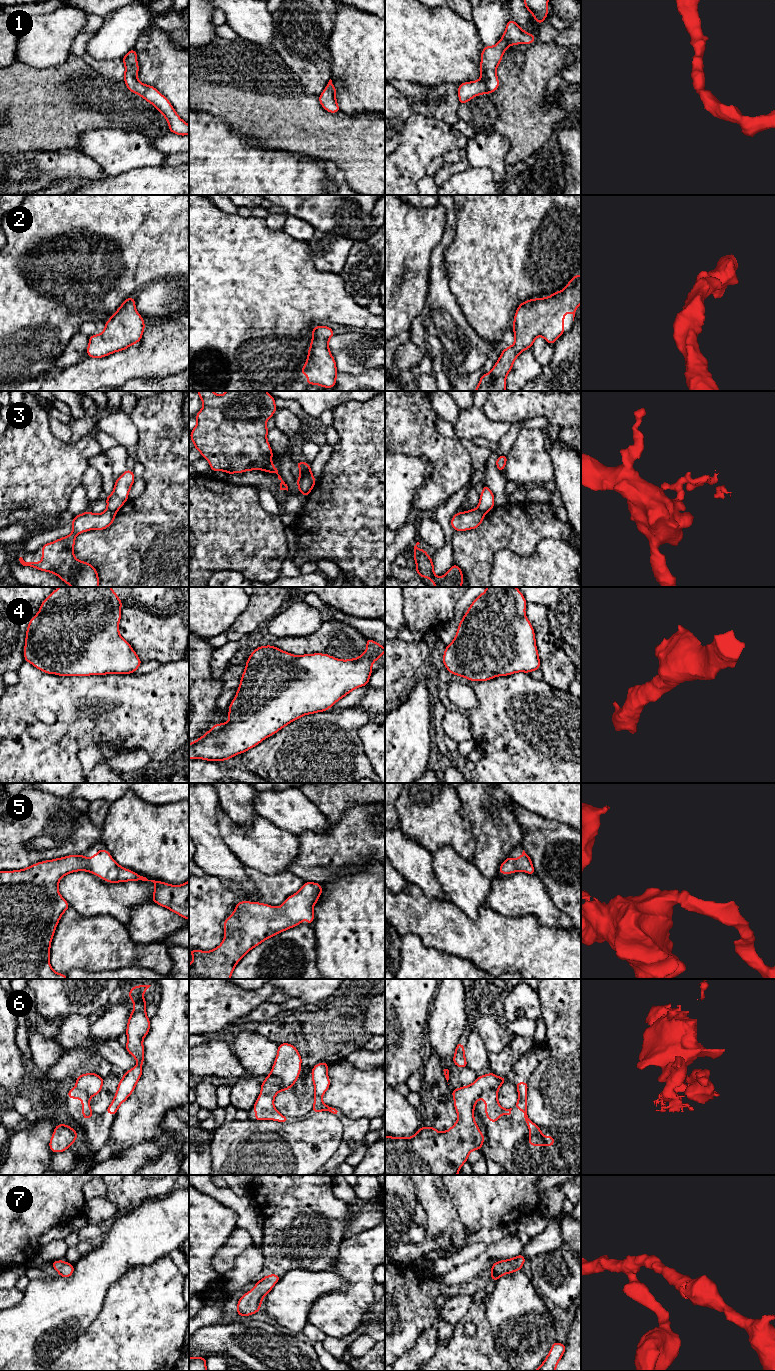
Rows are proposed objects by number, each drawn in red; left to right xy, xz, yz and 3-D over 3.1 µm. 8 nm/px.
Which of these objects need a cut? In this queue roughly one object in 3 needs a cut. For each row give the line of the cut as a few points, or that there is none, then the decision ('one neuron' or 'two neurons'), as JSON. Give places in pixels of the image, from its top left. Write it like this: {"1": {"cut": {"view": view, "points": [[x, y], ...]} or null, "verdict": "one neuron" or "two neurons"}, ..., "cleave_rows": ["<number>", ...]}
{"1": {"cut": null, "verdict": "one neuron"}, "2": {"cut": null, "verdict": "one neuron"}, "3": {"cut": {"view": "xy", "points": [[107, 507], [115, 512]]}, "verdict": "two neurons"}, "4": {"cut": null, "verdict": "one neuron"}, "5": {"cut": null, "verdict": "one neuron"}, "6": {"cut": {"view": "yz", "points": [[498, 1087], [486, 1089], [478, 1098]]}, "verdict": "two neurons"}, "7": {"cut": null, "verdict": "one neuron"}, "cleave_rows": ["3", "6"]}

